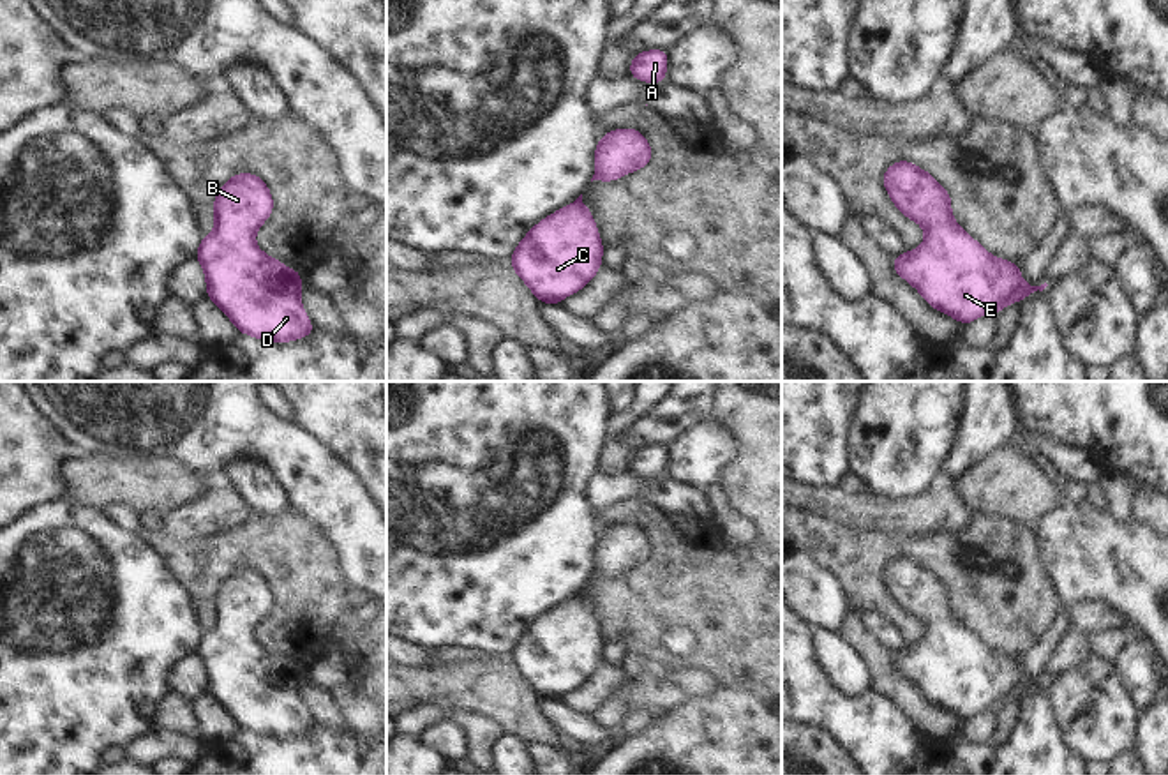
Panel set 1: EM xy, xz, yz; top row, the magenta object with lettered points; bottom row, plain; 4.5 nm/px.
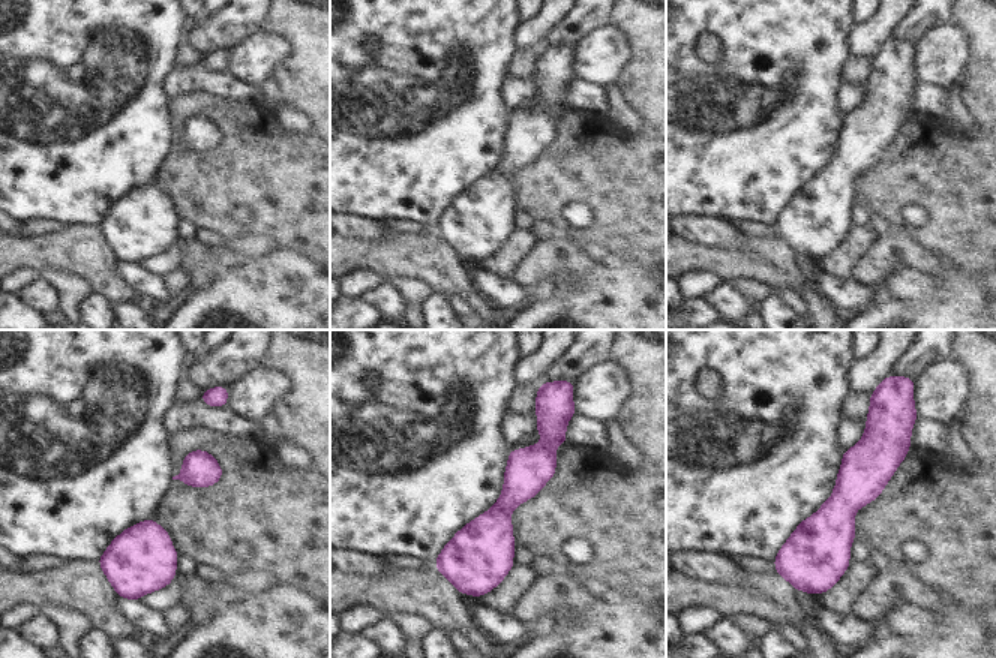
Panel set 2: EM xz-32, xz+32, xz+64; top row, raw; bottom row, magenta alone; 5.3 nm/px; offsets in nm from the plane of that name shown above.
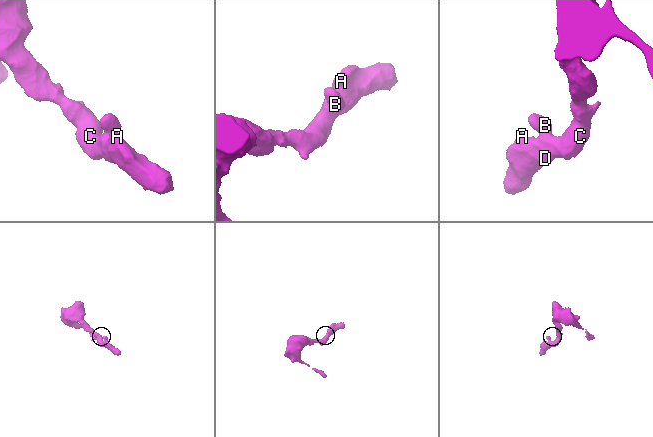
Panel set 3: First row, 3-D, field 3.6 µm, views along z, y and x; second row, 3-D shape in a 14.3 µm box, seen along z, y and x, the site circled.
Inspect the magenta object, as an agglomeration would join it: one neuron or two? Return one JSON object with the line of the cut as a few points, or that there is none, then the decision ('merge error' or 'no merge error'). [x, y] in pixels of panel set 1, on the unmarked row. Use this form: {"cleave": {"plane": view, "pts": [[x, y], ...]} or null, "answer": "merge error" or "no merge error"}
{"cleave": null, "answer": "no merge error"}

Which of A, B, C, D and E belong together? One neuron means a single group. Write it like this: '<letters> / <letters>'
A B C D E

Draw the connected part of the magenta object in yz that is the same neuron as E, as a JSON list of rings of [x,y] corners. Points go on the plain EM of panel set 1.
[[[909,556],[891,560],[882,579],[895,602],[909,614],[925,623],[925,639],[902,651],[895,651],[895,667],[909,676],[932,701],[969,720],[972,715],[1002,706],[1011,697],[1022,697],[1034,687],[1043,687],[1048,680],[1030,681],[1020,673],[1020,658],[999,655],[985,646],[985,643],[970,634],[965,625],[955,618],[951,609],[951,591],[925,565]]]

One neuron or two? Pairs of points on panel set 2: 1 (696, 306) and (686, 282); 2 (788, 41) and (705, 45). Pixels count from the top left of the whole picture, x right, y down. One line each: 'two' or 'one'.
1: two
2: two

